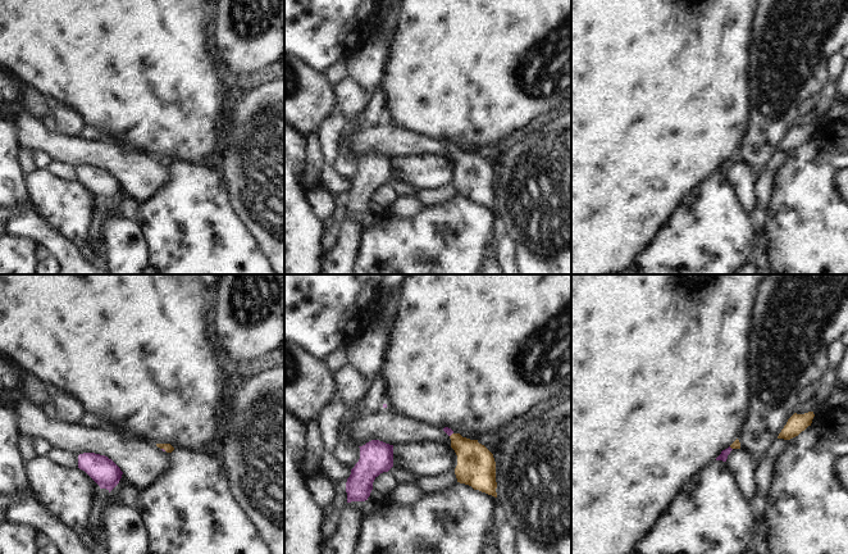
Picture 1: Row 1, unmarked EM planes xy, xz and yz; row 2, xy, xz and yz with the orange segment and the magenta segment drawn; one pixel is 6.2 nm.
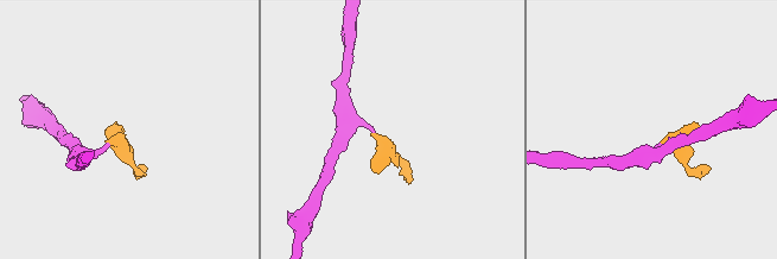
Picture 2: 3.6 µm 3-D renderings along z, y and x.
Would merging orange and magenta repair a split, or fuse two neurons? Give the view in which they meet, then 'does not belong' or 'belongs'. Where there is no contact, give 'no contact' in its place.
contact in xy; belongs

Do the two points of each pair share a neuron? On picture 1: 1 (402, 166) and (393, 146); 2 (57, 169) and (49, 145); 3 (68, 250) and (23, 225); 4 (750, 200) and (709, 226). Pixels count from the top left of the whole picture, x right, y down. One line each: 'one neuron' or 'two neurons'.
1: two neurons
2: two neurons
3: one neuron
4: two neurons

